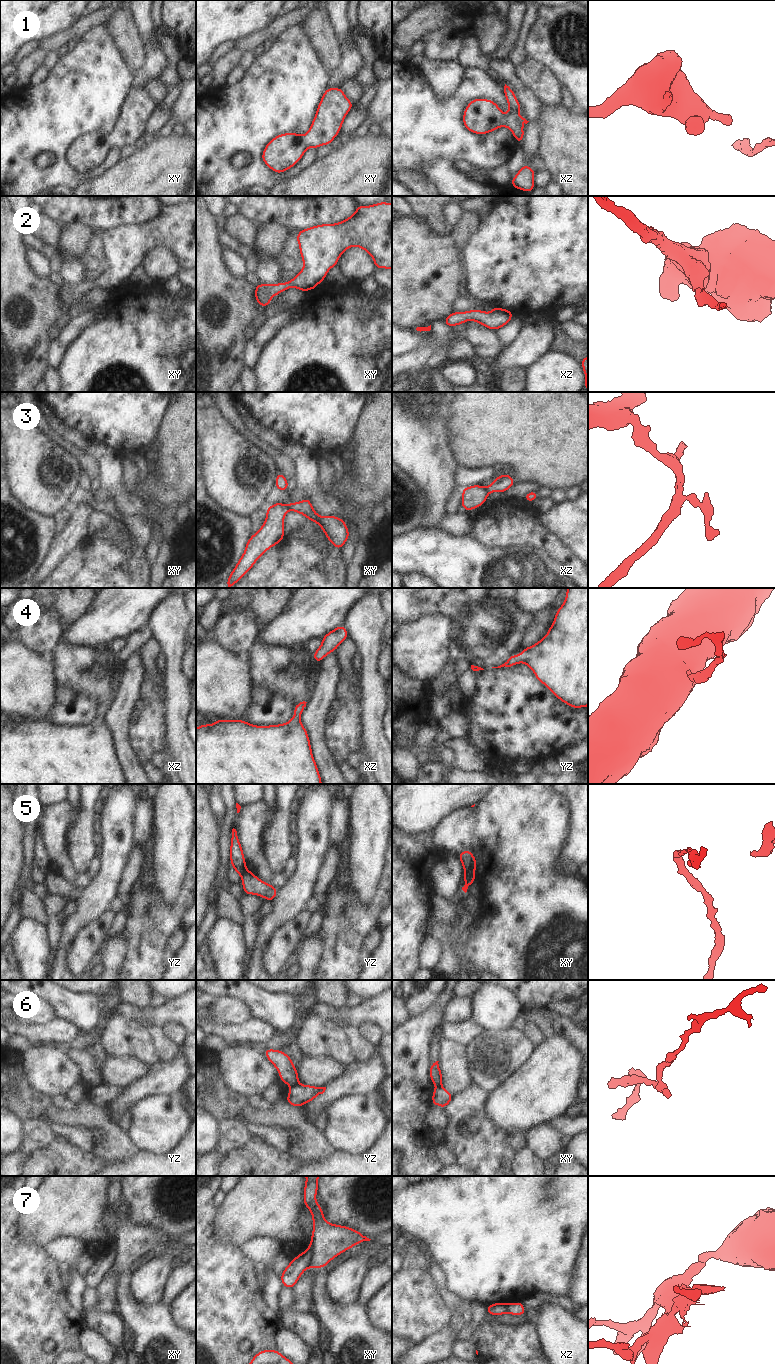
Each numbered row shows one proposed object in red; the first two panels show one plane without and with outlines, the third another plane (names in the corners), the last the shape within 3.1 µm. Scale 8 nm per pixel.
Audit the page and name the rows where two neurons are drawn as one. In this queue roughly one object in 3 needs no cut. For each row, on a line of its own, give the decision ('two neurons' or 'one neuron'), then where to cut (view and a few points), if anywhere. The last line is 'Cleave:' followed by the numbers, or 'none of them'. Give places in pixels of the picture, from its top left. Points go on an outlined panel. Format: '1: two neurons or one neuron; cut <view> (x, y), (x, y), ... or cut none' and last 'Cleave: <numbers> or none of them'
1: one neuron; cut none
2: one neuron; cut none
3: two neurons; cut xz (483, 487), (488, 493)
4: one neuron; cut none
5: two neurons; cut xy (465, 870), (473, 874)
6: two neurons; cut yz (298, 1083), (291, 1087)
7: two neurons; cut xy (310, 1248), (311, 1261), (307, 1267)
Cleave: 3, 5, 6, 7

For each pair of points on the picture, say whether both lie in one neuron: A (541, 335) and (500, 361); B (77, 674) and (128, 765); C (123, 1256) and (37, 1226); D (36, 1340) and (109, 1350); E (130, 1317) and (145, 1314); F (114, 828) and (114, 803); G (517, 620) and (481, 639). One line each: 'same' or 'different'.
A: same
B: different
C: different
D: different
E: same
F: same
G: same

